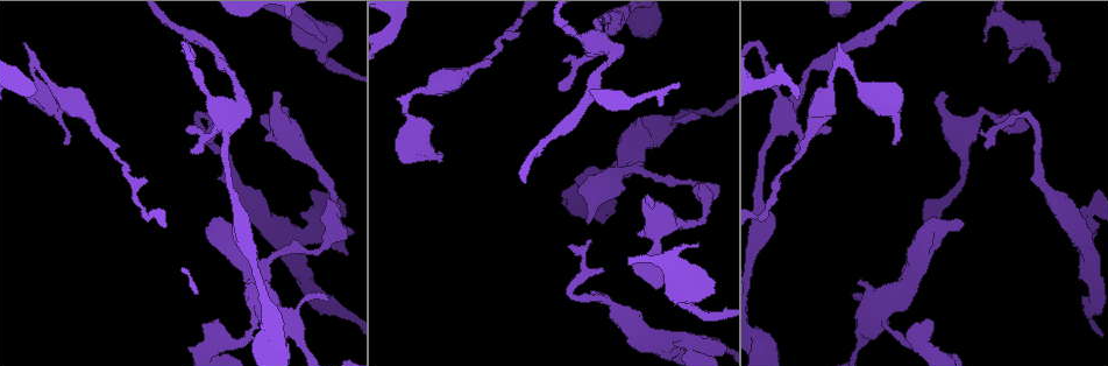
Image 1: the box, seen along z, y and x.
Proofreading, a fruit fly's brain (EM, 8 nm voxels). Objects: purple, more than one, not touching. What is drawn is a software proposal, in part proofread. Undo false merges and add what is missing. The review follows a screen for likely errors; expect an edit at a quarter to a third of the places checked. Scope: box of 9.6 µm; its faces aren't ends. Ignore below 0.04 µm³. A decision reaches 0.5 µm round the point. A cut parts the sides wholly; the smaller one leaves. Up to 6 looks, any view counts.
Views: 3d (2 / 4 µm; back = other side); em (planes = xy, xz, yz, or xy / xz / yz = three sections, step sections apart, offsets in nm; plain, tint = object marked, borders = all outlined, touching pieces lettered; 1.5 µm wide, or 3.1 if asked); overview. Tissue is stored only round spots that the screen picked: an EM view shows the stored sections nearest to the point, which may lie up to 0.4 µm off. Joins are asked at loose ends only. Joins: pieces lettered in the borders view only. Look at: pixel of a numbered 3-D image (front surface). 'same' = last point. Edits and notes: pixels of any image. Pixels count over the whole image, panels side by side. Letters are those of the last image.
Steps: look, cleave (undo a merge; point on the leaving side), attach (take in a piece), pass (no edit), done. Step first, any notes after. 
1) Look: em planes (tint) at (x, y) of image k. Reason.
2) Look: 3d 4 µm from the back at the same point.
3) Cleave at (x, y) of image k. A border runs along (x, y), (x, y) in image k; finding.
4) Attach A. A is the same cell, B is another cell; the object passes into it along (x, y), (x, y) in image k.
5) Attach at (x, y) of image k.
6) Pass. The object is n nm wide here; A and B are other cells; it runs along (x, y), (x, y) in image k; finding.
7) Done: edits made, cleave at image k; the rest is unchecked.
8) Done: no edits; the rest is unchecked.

Look: 3d 4 µm at (837, 64) of image 1. Sharp bend.

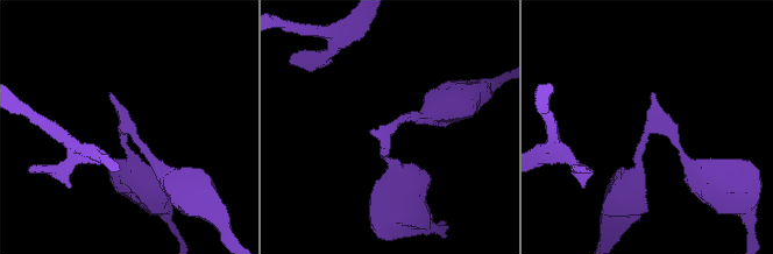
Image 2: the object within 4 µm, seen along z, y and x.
Look: em xy step 8 (tint) at (123, 123) of image 2. Shape alone is not enough.

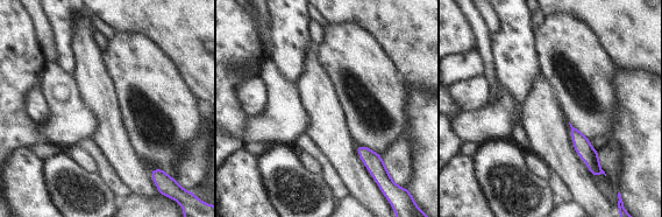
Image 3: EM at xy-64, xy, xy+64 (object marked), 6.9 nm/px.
Look: em planes (borders) at the same point. Cut it another way.

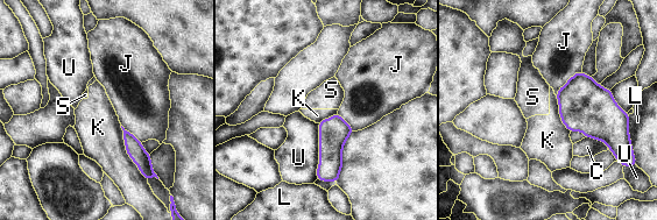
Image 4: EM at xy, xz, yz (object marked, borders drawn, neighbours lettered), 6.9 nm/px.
Pass. The longest contact is with U, 380 nm; C, J, K, L, S and U are other cells; a border runs along (319, 123), (319, 165), (316, 178) in image 4; continuous, no second cell.

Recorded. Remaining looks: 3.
Look: 3d 4 µm at (192, 149) of image 1. An open end.

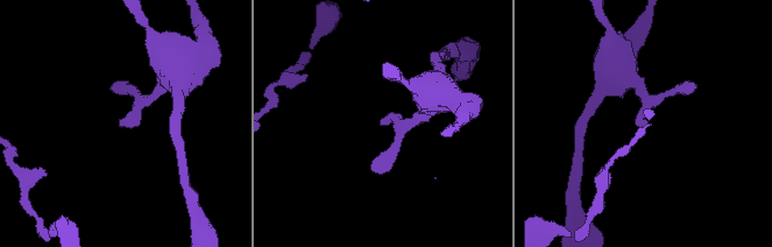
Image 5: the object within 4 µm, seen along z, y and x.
Look: em planes (borders) at (380, 125) of image 5.

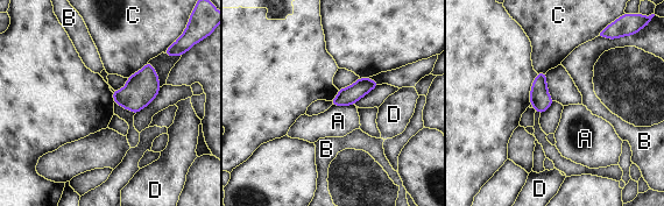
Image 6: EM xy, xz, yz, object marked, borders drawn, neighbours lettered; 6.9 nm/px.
Pass. The longest contact is with C, 180 nm; A, B, C and D are other cells; a border runs along (353, 102), (350, 105), (332, 105) in image 6; no lettered piece goes on from it.

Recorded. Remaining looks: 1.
Done: no edits; the rest is unchecked.

